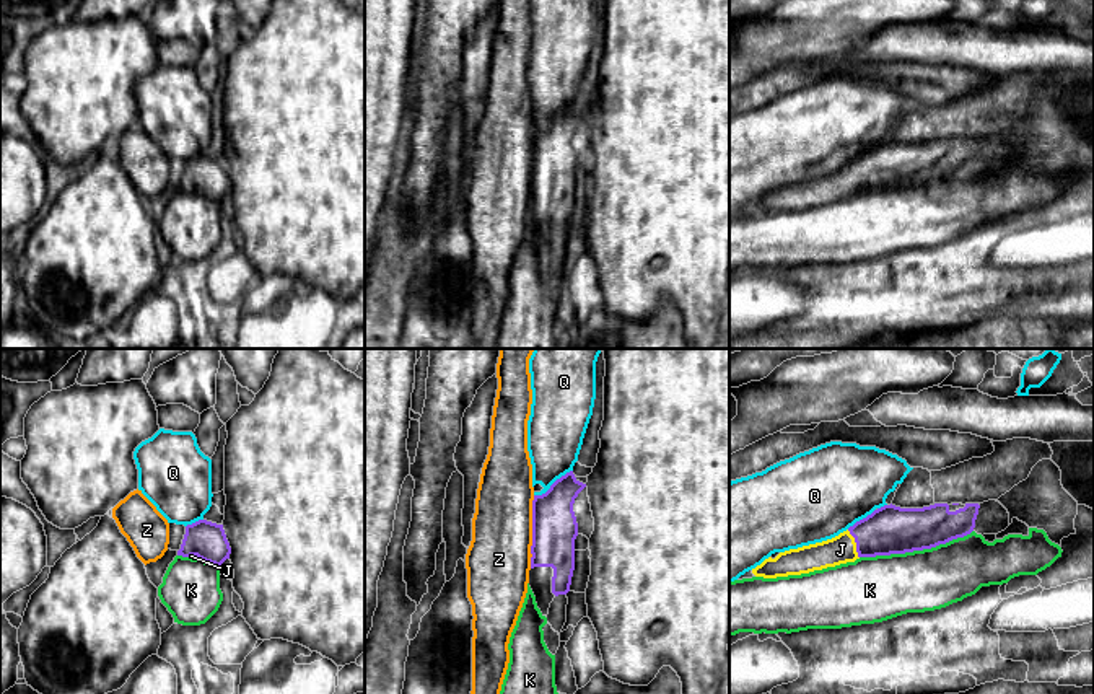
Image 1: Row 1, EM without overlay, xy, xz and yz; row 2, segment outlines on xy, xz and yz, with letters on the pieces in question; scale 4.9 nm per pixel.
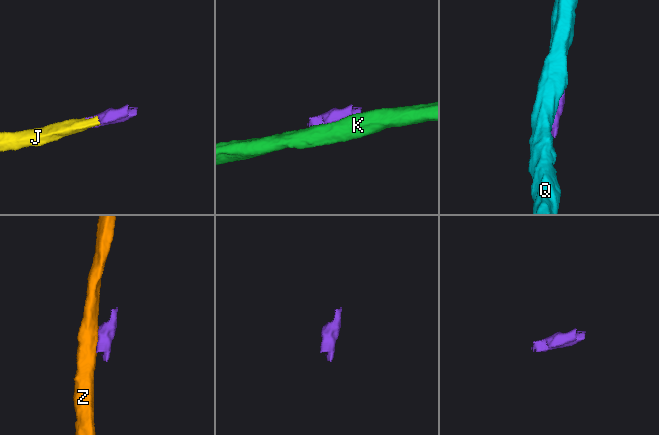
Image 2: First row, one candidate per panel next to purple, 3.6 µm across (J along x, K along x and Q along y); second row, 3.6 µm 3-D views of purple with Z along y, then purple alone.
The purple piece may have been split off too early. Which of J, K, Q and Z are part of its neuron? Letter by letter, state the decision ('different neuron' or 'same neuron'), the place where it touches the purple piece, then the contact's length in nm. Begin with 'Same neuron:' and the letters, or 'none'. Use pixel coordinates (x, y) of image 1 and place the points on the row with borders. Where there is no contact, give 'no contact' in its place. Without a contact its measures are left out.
Same neuron: J
J: same neuron | yz (857, 544) | 160 nm
K: different neuron | yz (915, 549) | 600 nm
Q: different neuron | xz (552, 484) | 240 nm
Z: different neuron | xz (533, 531) | 360 nm

